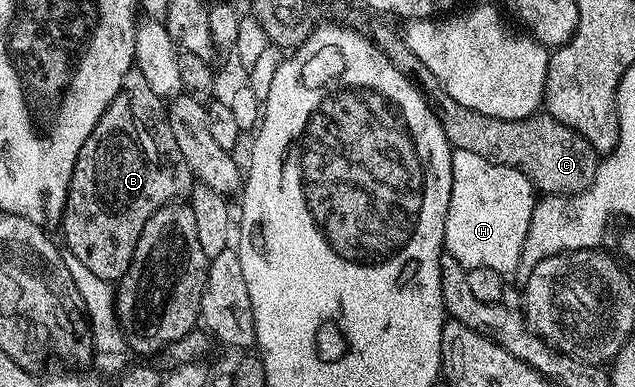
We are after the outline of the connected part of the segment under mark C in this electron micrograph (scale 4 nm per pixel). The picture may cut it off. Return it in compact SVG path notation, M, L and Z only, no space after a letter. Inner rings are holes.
M379 28L373 40L390 58L391 64L405 73L433 105L452 149L469 150L469 154L477 154L494 164L515 168L528 176L536 189L546 195L575 198L579 196L578 192L586 193L595 183L600 157L595 147L576 128L565 126L546 114L536 114L524 120L502 120L489 114L477 114L469 110L469 106L461 106L461 102L453 102L453 98L449 98L445 86L437 82L429 66L425 66L417 54L409 51L396 29L394 32L391 28Z

